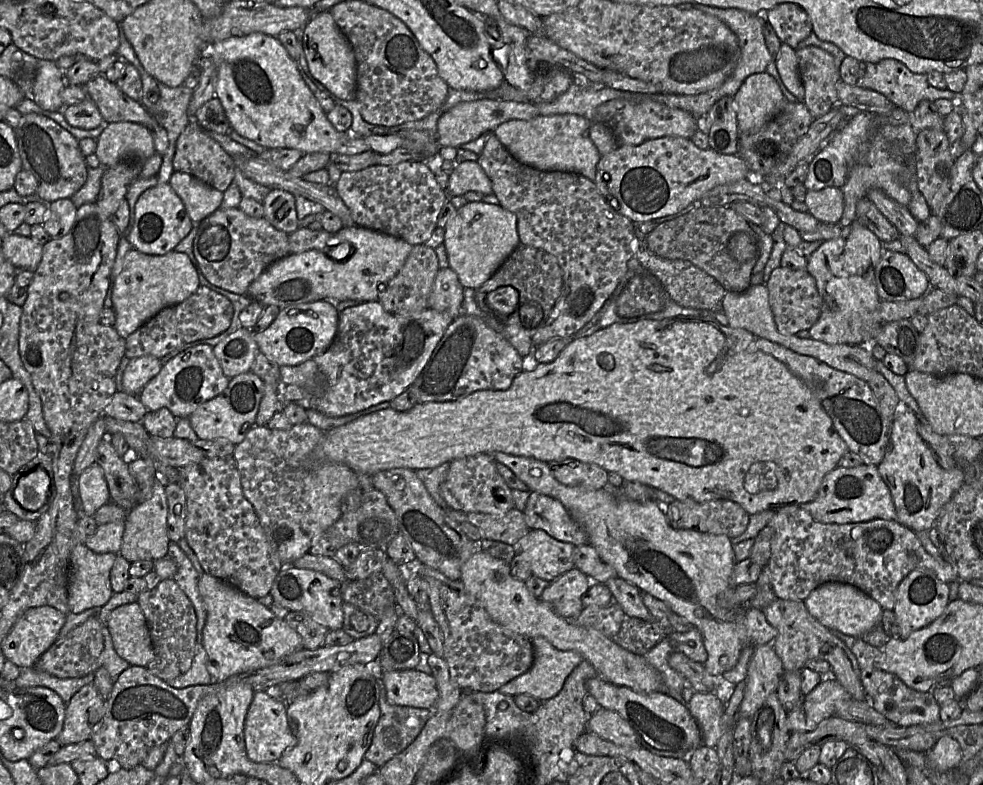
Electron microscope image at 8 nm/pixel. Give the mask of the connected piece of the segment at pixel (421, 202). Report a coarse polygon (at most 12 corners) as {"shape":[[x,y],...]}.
{"shape":[[417,161],[342,172],[356,225],[412,246],[450,200]]}

